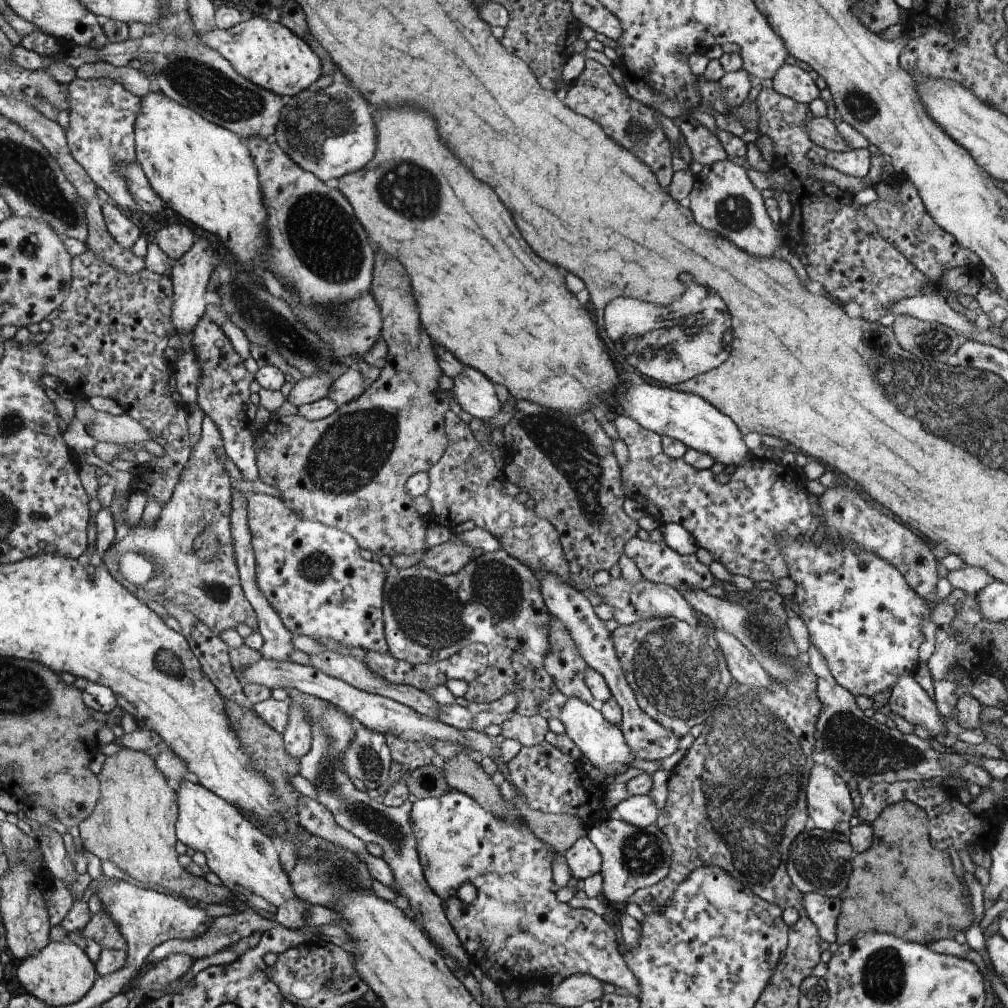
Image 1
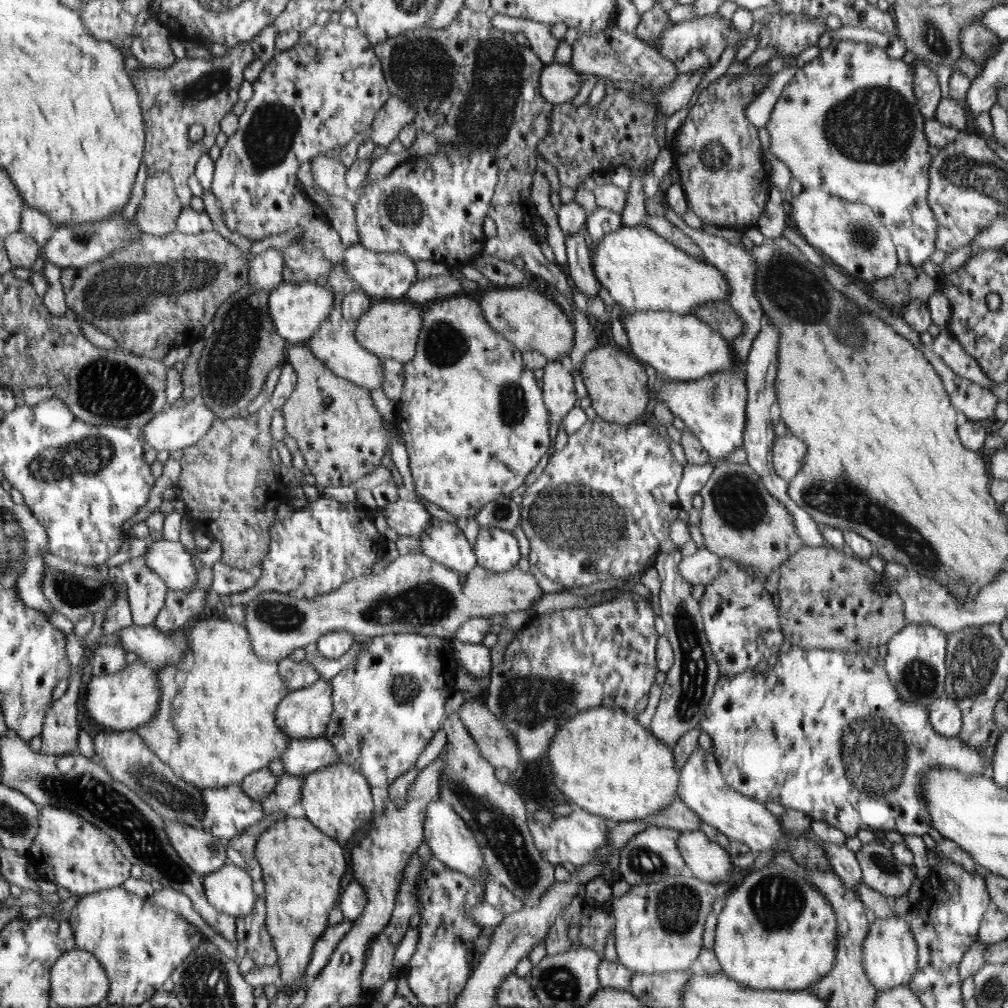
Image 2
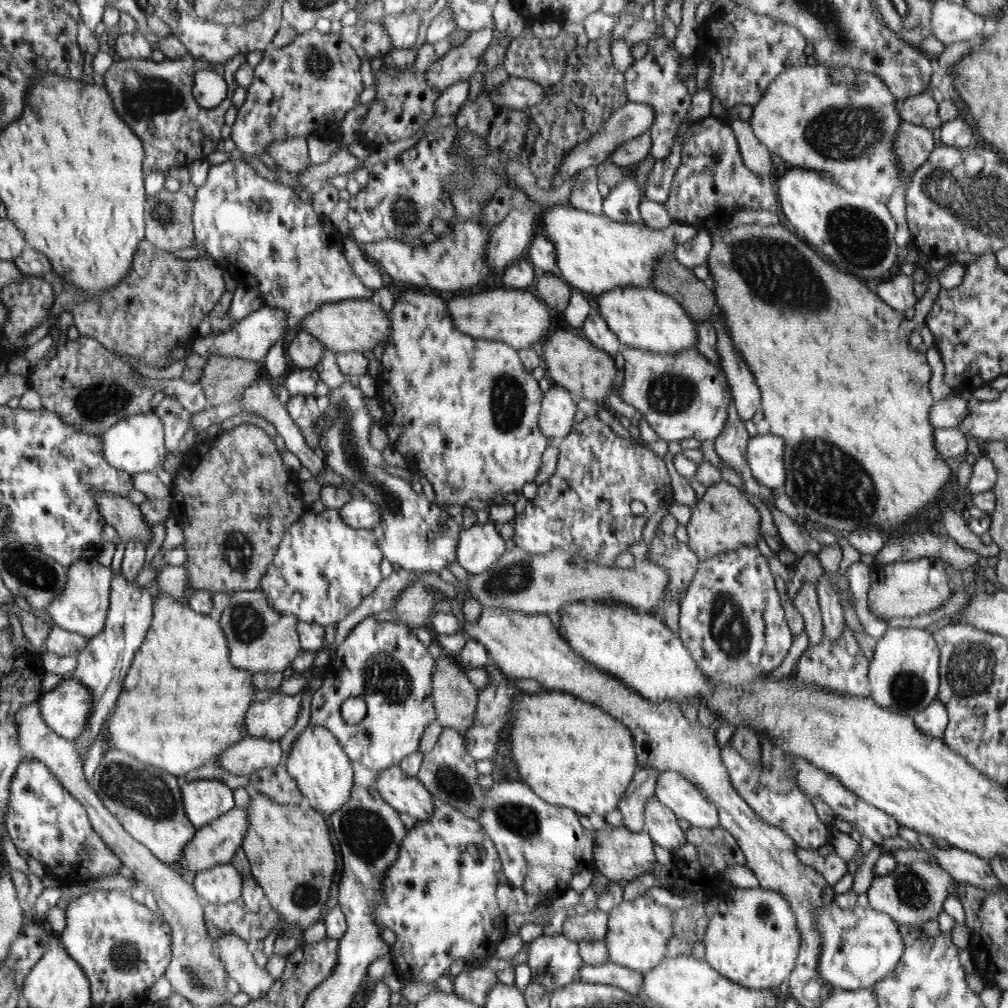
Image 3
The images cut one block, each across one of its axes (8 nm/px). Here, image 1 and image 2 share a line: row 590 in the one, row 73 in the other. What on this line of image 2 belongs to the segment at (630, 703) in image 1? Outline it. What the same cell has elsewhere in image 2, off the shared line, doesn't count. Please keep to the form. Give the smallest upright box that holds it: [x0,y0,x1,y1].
[539,63,581,104]

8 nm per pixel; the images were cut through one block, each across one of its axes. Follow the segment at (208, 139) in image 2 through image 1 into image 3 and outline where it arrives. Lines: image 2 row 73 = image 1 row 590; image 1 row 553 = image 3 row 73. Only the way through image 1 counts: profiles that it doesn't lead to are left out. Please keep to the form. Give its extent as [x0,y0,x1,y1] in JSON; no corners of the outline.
[104,55,247,178]

